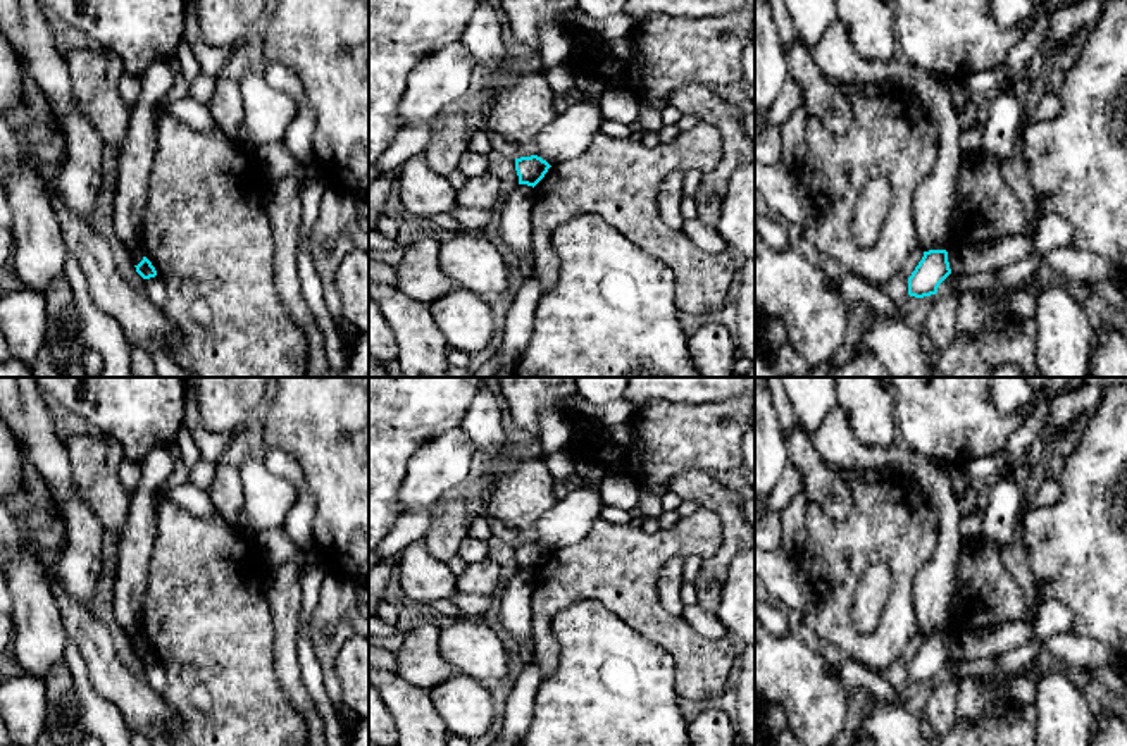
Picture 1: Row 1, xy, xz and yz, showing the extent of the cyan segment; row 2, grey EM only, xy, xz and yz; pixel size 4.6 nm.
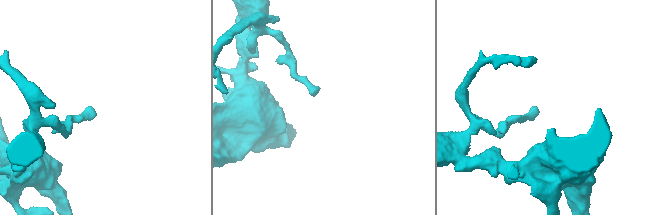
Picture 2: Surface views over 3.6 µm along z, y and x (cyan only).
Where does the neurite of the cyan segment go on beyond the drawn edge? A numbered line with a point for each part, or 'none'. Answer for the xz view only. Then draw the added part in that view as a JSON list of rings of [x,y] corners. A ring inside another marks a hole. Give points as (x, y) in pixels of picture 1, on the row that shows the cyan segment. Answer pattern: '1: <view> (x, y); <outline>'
none

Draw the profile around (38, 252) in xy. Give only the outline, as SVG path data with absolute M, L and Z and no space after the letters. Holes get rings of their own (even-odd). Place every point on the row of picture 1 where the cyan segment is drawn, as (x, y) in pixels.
M33 162L16 165L5 184L12 207L10 267L26 288L41 295L69 272L67 248L45 183Z

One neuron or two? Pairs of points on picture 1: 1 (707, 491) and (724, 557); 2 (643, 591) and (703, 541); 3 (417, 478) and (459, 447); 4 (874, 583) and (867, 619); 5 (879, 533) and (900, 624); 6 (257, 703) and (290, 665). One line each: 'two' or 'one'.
1: one
2: one
3: one
4: one
5: one
6: two

